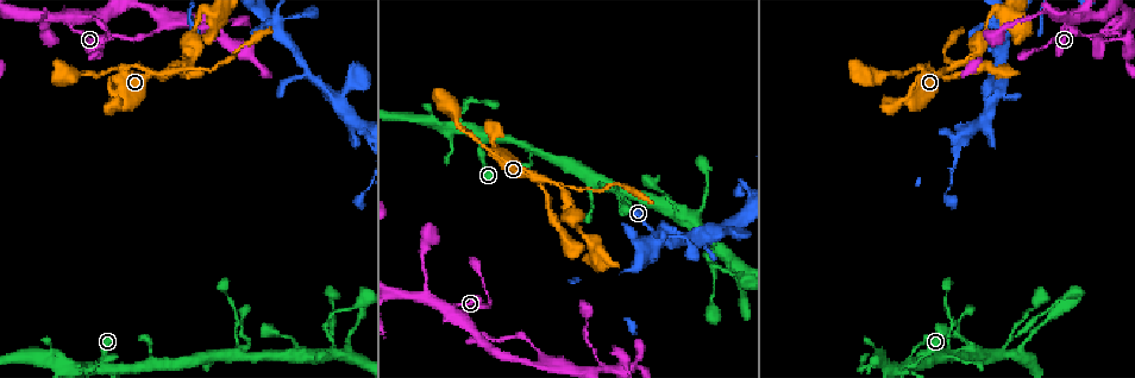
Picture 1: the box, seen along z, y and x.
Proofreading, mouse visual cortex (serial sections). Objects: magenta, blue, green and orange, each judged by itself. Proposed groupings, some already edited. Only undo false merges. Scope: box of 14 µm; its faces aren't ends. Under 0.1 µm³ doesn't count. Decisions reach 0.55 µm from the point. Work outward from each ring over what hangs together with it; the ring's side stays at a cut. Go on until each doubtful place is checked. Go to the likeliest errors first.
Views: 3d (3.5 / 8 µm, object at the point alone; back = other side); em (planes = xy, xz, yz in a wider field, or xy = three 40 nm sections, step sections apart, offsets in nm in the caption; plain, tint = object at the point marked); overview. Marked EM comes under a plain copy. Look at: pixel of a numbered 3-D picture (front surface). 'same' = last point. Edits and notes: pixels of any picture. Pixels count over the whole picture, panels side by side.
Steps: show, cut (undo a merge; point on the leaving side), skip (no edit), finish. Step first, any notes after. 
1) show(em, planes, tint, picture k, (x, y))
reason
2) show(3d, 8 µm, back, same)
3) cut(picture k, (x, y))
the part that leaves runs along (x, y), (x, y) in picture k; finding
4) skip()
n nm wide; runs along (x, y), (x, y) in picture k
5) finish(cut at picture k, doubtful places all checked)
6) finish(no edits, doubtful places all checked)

show(3d, 8 µm, picture 1, (949, 70))
three-way junction

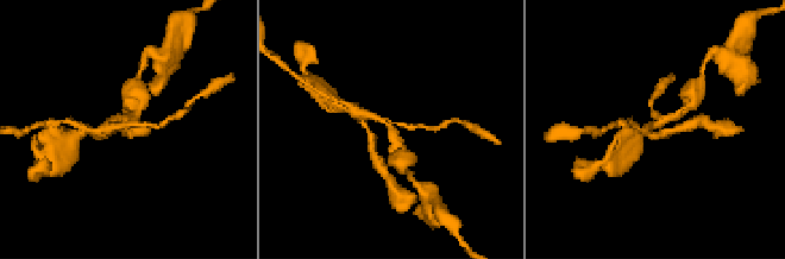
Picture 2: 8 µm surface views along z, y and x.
show(em, xy, step 5, tint, picture 2, (123, 125))
3 arms; arms of 150, 200, 250 nm; shape alone is not enough

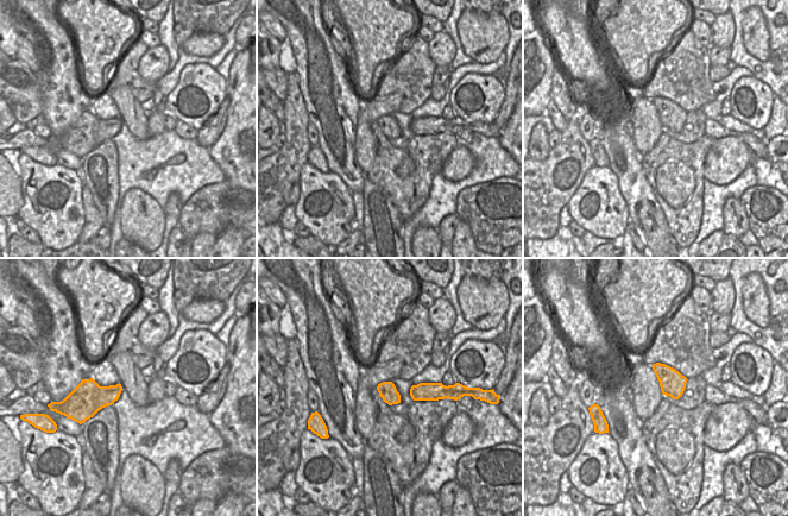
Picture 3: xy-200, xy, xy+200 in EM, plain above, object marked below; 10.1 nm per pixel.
skip()
runs along (360, 113), (390, 126), (404, 155) in picture 2; continuous, no second cell

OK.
show(3d, 8 µm, picture 1, (306, 72))
abrupt turn

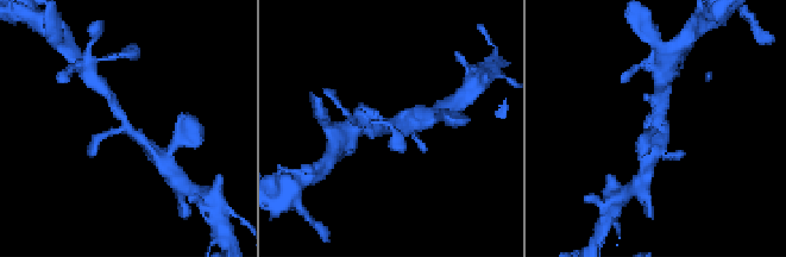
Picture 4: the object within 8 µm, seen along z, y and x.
show(3d, 3.5 µm, picture 4, (395, 122))

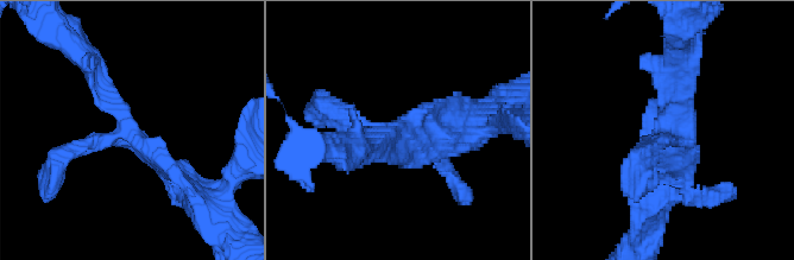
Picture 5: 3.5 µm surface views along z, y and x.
show(em, xy, step 5, tint, picture 5, (663, 125))
shape alone is not enough

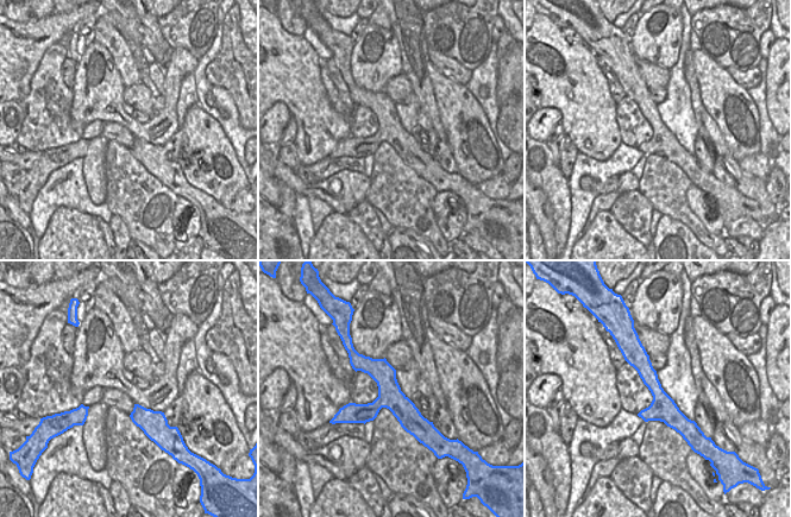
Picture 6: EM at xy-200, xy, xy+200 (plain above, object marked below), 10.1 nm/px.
skip()
runs along (89, 61), (125, 127), (188, 178) in picture 5; continuous, no second cell

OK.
show(3d, 3.5 µm, back, picture 1, (1018, 335))
two arms at a narrow angle

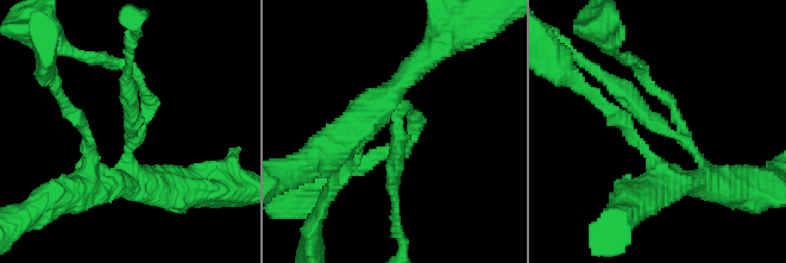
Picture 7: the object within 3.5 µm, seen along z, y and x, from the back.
skip()
one cell here

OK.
finish(no edits, doubtful places all checked)

